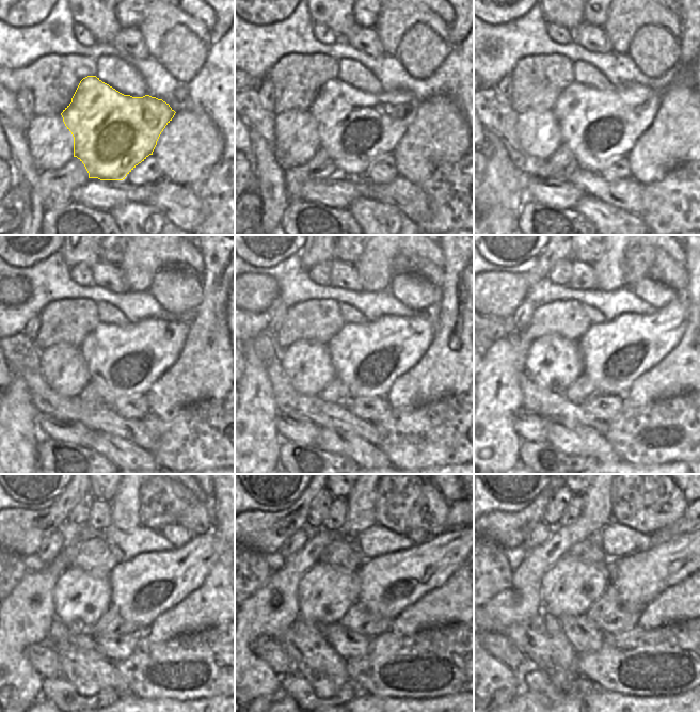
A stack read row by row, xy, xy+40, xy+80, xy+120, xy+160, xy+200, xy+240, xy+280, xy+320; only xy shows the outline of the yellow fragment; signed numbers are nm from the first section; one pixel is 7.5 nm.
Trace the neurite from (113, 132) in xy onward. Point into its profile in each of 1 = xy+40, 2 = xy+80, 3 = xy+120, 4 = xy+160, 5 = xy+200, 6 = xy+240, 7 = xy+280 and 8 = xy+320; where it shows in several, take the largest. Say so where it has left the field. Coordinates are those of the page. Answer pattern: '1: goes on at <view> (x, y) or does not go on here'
1: goes on at xy+40 (356, 128)
2: goes on at xy+80 (598, 126)
3: goes on at xy+120 (124, 361)
4: goes on at xy+160 (368, 358)
5: goes on at xy+200 (615, 353)
6: goes on at xy+240 (144, 587)
7: goes on at xy+280 (388, 584)
8: goes on at xy+320 (639, 577)

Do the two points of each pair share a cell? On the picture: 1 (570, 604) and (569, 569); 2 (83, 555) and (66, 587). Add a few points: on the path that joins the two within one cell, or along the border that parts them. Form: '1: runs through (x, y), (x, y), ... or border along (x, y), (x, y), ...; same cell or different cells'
1: runs through (570, 596), (569, 577); same cell
2: border along (69, 566), (78, 566), (100, 577); different cells

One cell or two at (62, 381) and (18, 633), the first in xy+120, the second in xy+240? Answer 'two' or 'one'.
two

